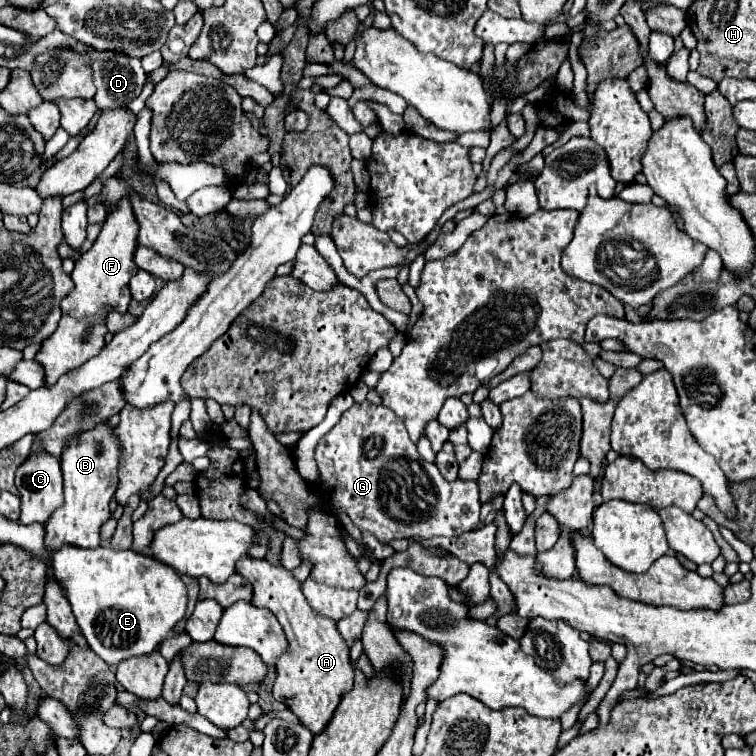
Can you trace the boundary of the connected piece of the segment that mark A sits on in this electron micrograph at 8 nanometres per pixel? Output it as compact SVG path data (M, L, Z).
M270 526L268 528L270 550L266 554L268 562L248 556L244 558L244 562L240 562L240 566L236 566L236 572L242 574L254 586L252 604L272 610L272 614L282 624L286 638L290 642L290 650L276 662L278 676L272 690L274 698L278 702L284 702L300 718L300 722L308 730L312 730L312 734L318 734L332 718L340 702L340 696L346 690L350 690L354 670L350 666L348 646L342 640L340 632L336 630L336 622L332 622L330 618L320 618L316 612L312 612L308 600L304 598L302 584L286 568L280 568L284 538L286 534L282 530L274 530Z

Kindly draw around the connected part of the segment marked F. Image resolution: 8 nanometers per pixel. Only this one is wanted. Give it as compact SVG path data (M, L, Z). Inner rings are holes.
M124 196L118 206L108 212L108 218L102 224L102 232L98 234L96 242L76 260L76 266L70 274L74 290L62 302L62 318L58 322L56 332L44 340L42 350L36 356L36 360L46 370L46 382L56 382L56 378L68 374L68 370L80 368L88 358L96 356L104 348L104 336L108 332L104 326L106 312L124 312L130 304L128 280L138 270L134 262L134 254L138 248L138 232L140 224L136 222L130 196Z

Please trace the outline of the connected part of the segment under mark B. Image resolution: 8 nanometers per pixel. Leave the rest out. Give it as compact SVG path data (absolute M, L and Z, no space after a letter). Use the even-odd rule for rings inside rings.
M108 420L68 438L60 460L64 472L64 504L46 522L46 544L50 550L58 550L62 544L82 548L96 548L100 544L100 526L110 518L108 504L118 488L120 456L120 444Z

